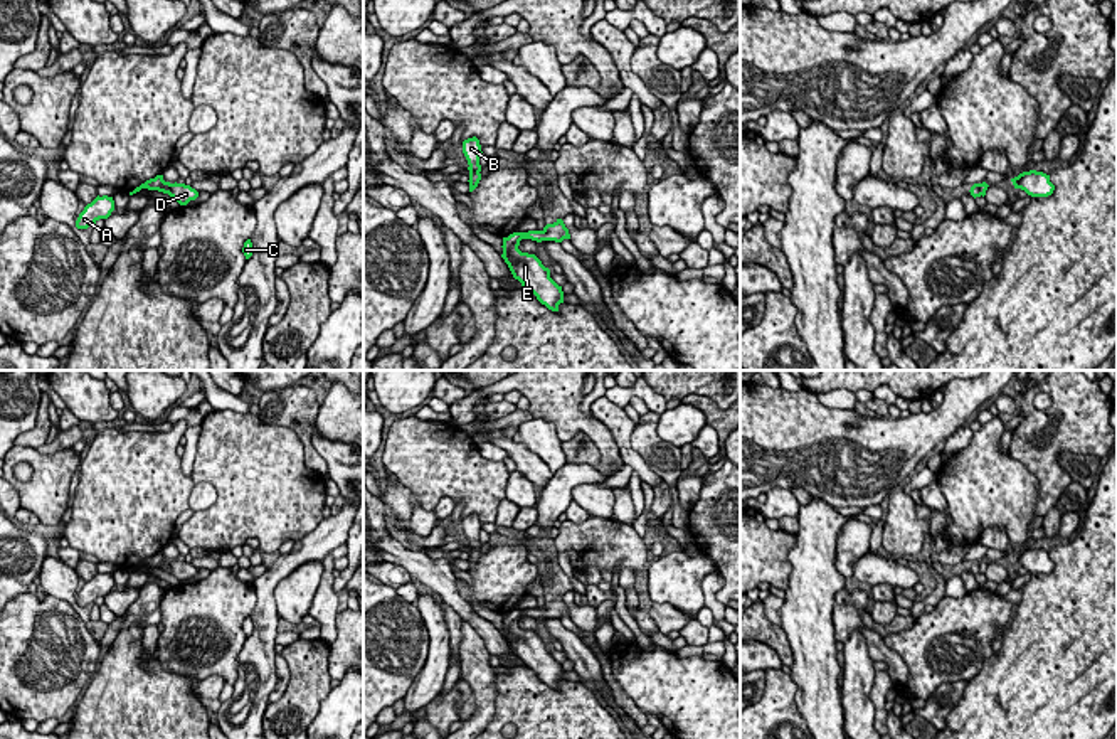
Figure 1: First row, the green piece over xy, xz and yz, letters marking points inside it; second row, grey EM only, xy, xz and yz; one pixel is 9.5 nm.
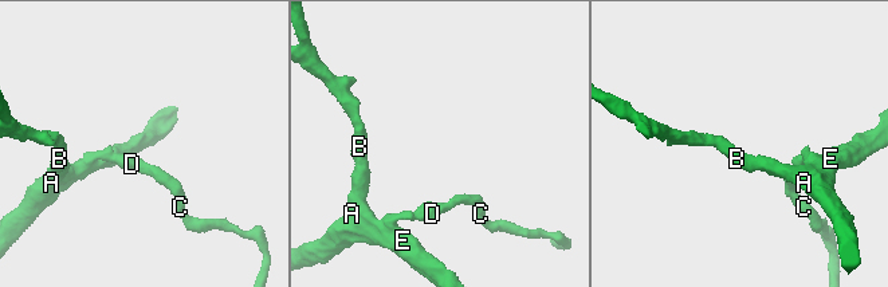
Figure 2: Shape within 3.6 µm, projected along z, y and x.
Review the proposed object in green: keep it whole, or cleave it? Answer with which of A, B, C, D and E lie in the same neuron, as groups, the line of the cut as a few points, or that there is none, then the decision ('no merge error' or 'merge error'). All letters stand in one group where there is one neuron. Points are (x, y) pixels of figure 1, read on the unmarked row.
A B C D E; no cut; no merge error

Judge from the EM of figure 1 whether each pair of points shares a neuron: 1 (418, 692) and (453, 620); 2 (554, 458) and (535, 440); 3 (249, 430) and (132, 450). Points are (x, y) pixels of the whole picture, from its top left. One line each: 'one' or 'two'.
1: two
2: one
3: two

